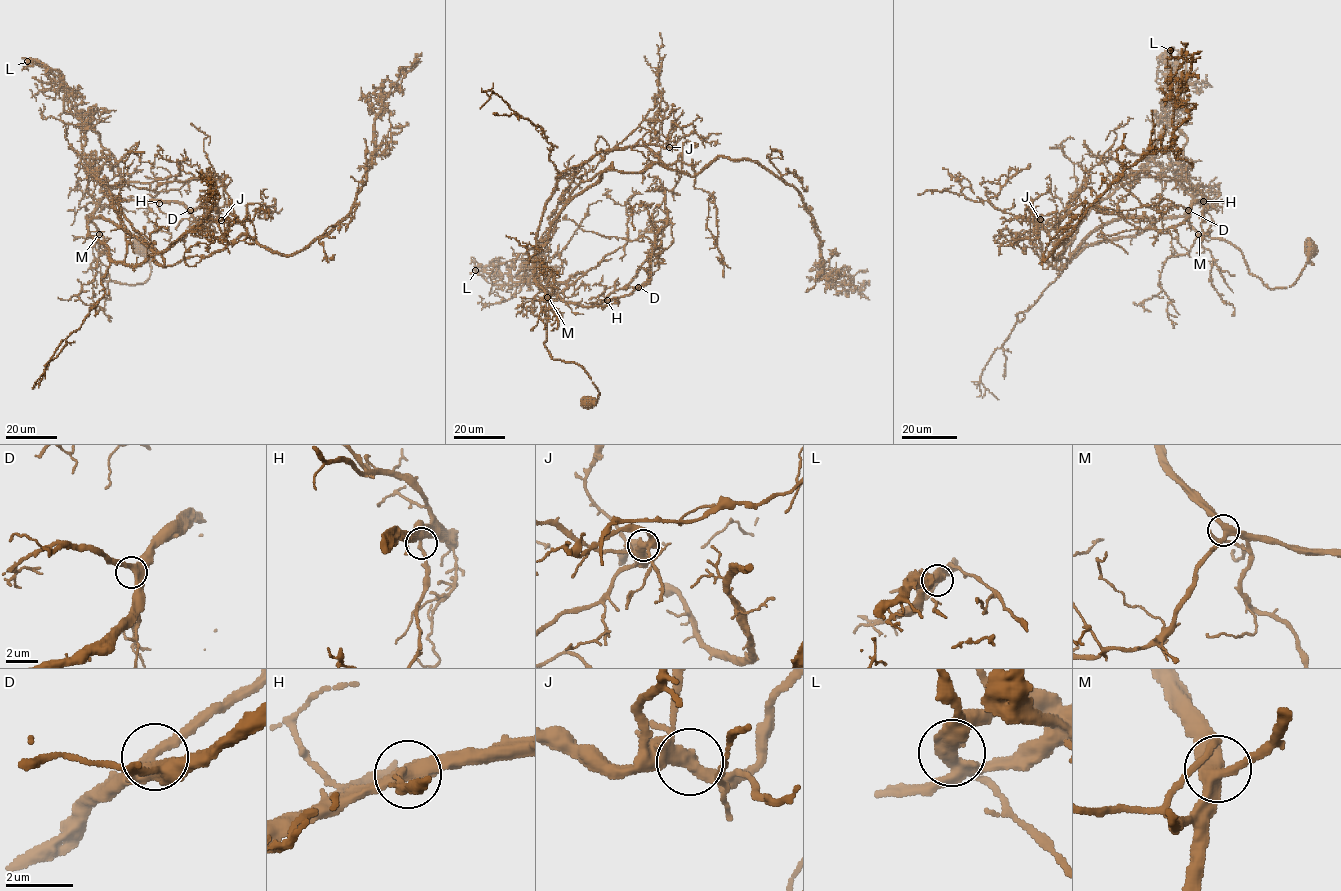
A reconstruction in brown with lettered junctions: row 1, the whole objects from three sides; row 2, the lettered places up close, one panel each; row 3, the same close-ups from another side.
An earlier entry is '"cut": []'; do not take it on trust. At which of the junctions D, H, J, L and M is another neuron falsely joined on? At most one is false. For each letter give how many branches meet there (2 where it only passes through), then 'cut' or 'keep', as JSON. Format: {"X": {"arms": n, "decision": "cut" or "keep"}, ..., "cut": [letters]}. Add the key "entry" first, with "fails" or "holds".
{"entry": "fails", "D": {"arms": 3, "decision": "keep"}, "H": {"arms": 2, "decision": "keep"}, "J": {"arms": 3, "decision": "keep"}, "L": {"arms": 3, "decision": "cut"}, "M": {"arms": 3, "decision": "keep"}, "cut": ["L"]}

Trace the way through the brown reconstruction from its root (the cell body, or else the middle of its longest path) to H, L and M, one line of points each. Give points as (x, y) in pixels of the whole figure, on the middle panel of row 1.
H: (589, 401), (599, 392), (588, 373), (553, 359), (544, 345), (546, 295), (537, 286), (584, 306), (607, 300)
L: (589, 401), (599, 392), (588, 373), (544, 345), (536, 255), (525, 279), (475, 270)
M: (589, 401), (596, 399), (599, 392), (588, 373), (574, 363), (553, 359), (544, 345), (547, 297)

